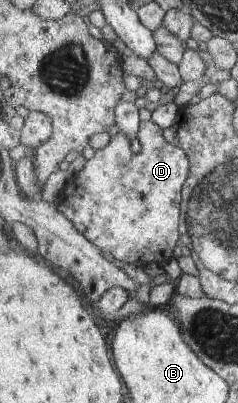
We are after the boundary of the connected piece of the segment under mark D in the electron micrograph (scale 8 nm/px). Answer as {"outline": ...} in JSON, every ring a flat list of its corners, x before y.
{"outline":[[149,120,140,125,137,141,117,133,108,145,96,151,78,174,67,179,66,187,60,194,58,210,61,214,65,214,77,231,113,262,145,268,151,263,161,267,173,259,173,250,179,242,182,191,189,179,190,162,188,154,178,143,167,142,164,132,161,126]]}

